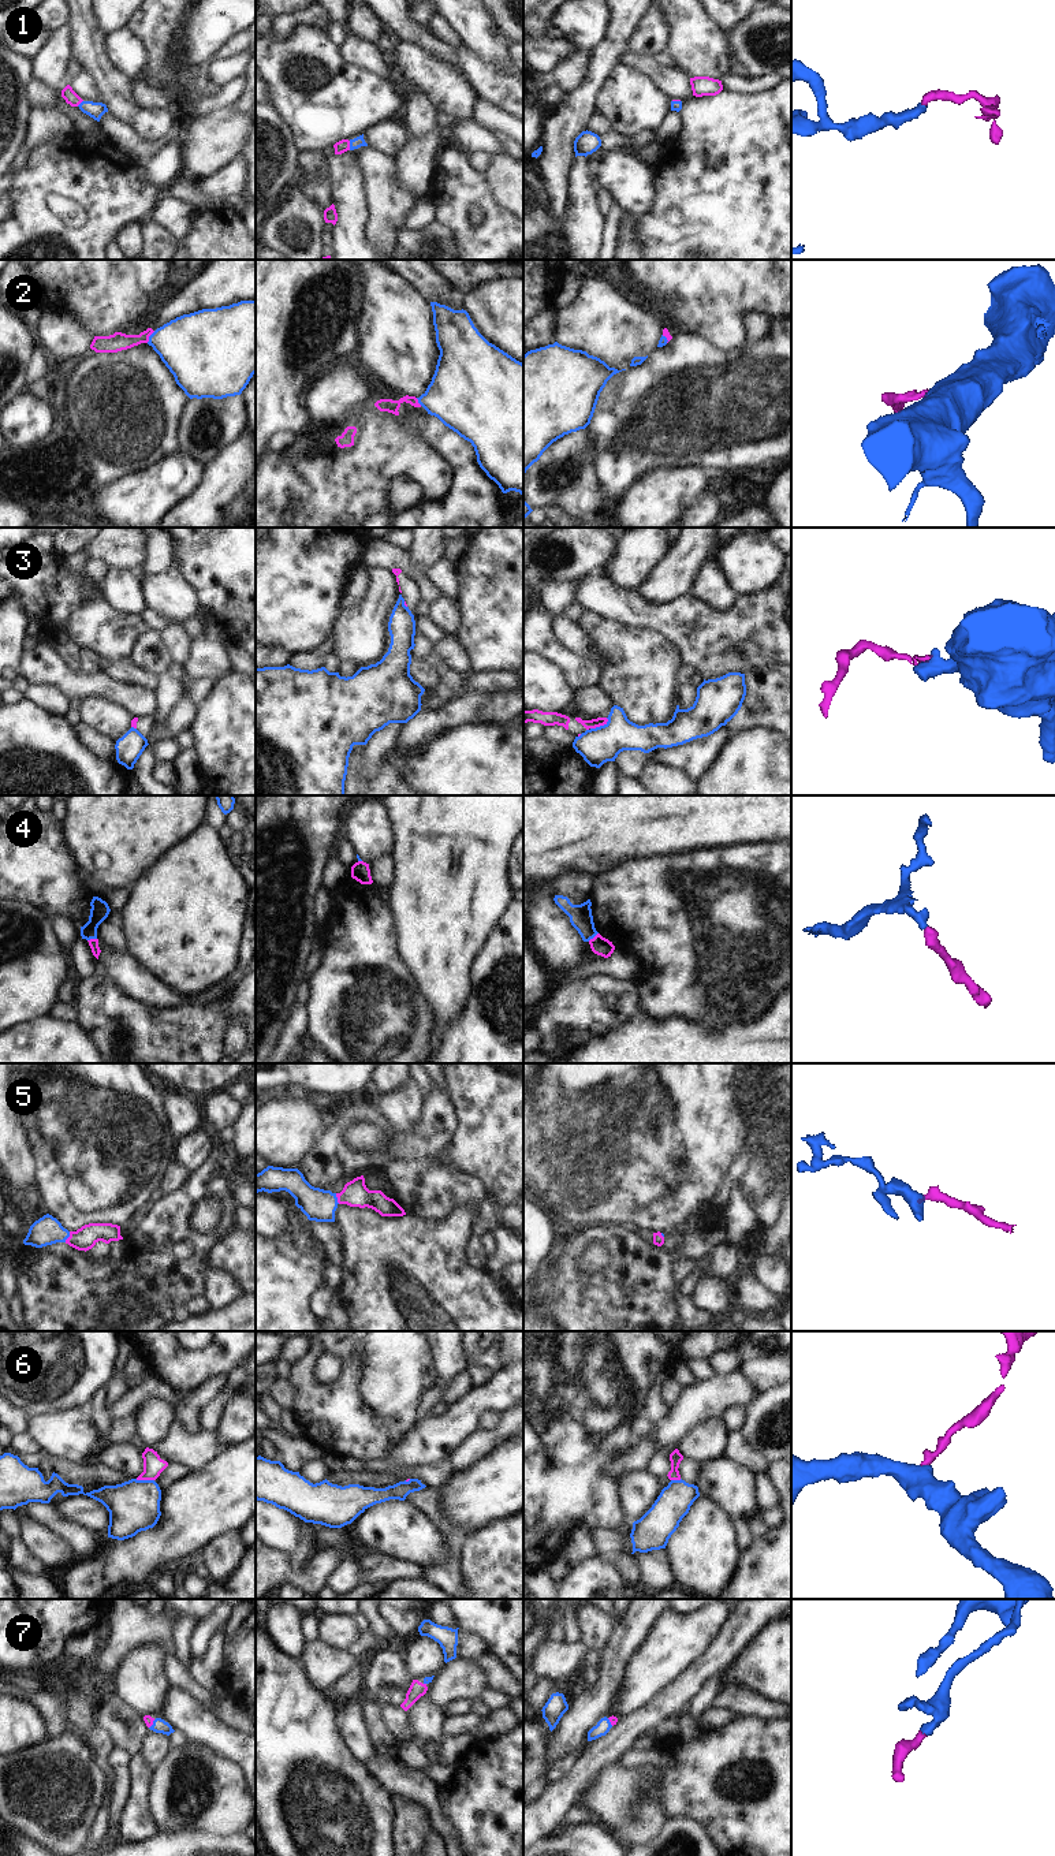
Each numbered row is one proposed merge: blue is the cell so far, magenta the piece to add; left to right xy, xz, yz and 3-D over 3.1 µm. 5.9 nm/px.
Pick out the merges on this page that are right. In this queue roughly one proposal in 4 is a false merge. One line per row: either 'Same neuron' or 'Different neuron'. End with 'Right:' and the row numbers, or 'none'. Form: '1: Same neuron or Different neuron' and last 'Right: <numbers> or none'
1: Same neuron
2: Same neuron
3: Different neuron
4: Different neuron
5: Same neuron
6: Different neuron
7: Same neuron
Right: 1, 2, 5, 7

